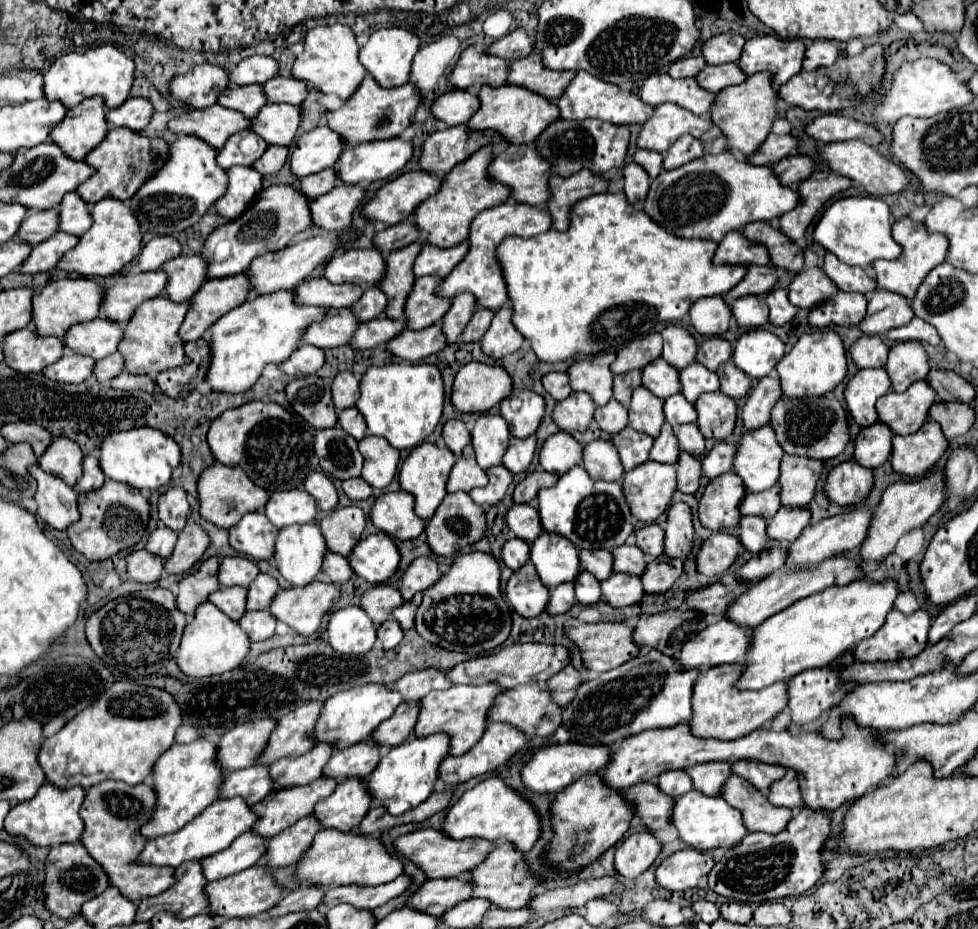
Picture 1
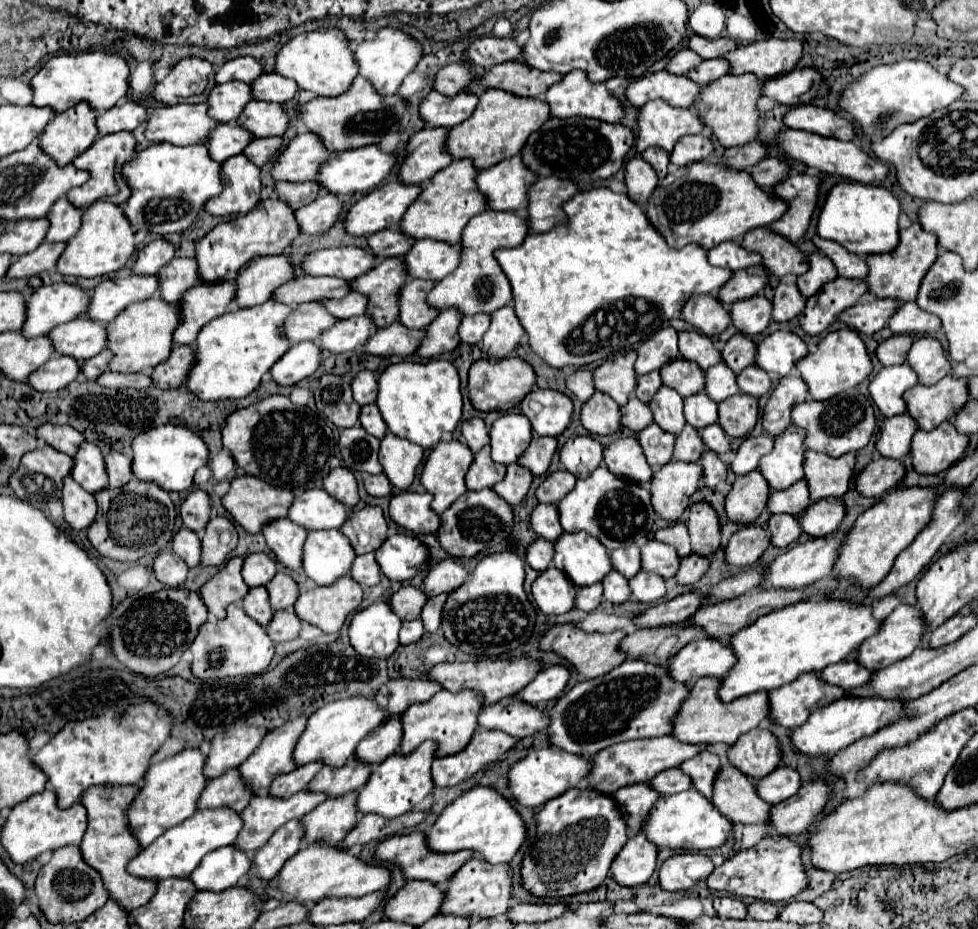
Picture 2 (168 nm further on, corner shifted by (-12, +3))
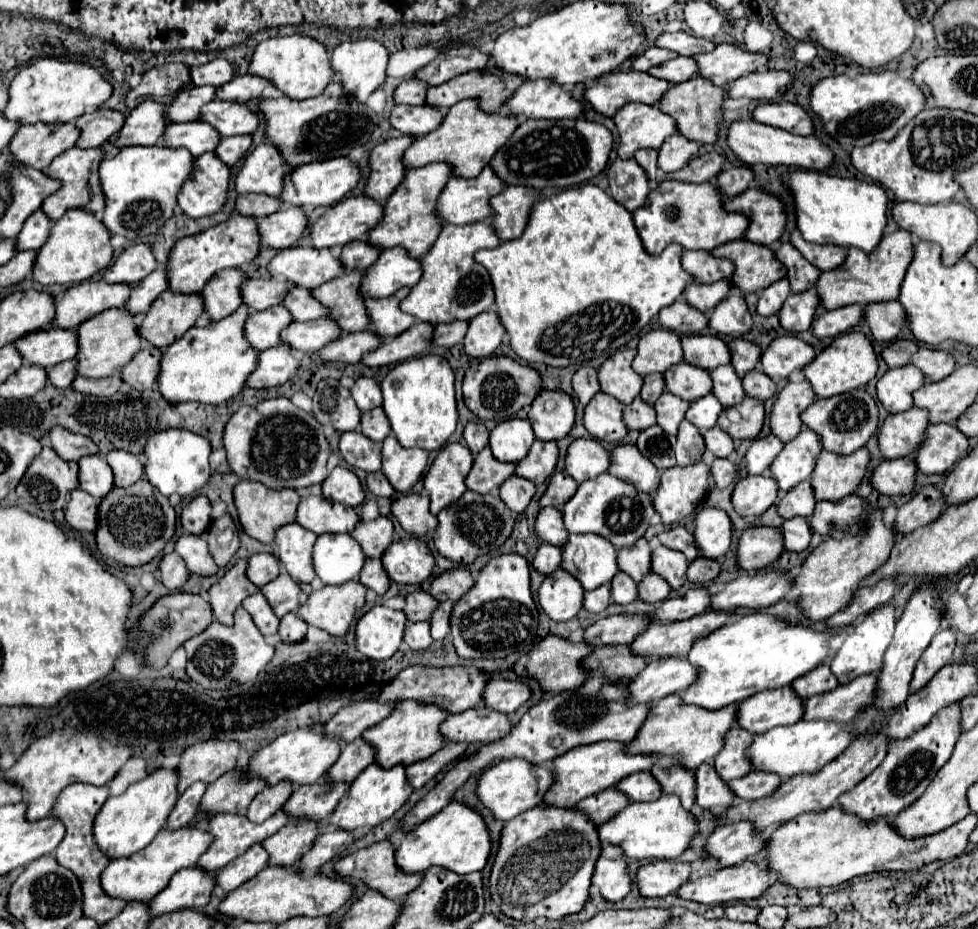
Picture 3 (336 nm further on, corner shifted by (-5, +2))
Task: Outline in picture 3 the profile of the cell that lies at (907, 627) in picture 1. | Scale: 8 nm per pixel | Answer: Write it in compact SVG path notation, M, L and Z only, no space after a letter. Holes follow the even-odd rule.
M883 605L877 607L875 611L871 611L863 623L855 625L853 633L845 639L843 647L835 653L833 661L831 661L831 671L835 673L835 677L839 677L839 683L847 683L853 681L859 675L867 675L867 673L877 673L883 665L883 655L885 649L889 647L891 639L893 639L893 629L895 629L895 609L891 605Z

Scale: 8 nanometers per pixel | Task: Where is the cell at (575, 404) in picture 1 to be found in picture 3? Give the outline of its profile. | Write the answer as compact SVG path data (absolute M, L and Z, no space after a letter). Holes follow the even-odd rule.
M599 391L585 407L583 425L599 441L621 443L629 433L623 423L623 405L603 391Z

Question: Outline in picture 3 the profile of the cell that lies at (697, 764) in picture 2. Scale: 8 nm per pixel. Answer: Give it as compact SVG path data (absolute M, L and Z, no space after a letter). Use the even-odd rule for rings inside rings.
M657 757L651 775L659 781L663 793L675 793L681 799L683 809L691 809L695 803L695 775L679 767L675 757Z

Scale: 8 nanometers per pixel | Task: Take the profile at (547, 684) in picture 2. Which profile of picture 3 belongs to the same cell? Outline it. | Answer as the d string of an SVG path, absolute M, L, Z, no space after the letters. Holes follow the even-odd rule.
M501 677L491 679L483 693L483 705L499 713L515 713L529 699L529 687L525 683Z

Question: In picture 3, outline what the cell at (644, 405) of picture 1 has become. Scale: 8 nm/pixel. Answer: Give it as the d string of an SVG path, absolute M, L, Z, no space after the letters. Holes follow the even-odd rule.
M665 391L663 397L659 397L659 401L655 403L657 425L661 425L663 431L675 435L681 419L685 417L685 413L687 413L687 409L689 409L689 405L691 405L689 401L683 401L681 397Z

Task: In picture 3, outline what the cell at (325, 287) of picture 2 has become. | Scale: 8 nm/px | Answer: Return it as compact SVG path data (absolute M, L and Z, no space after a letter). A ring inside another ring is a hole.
M249 279L241 285L243 303L255 311L279 305L289 289L295 285L283 279Z

